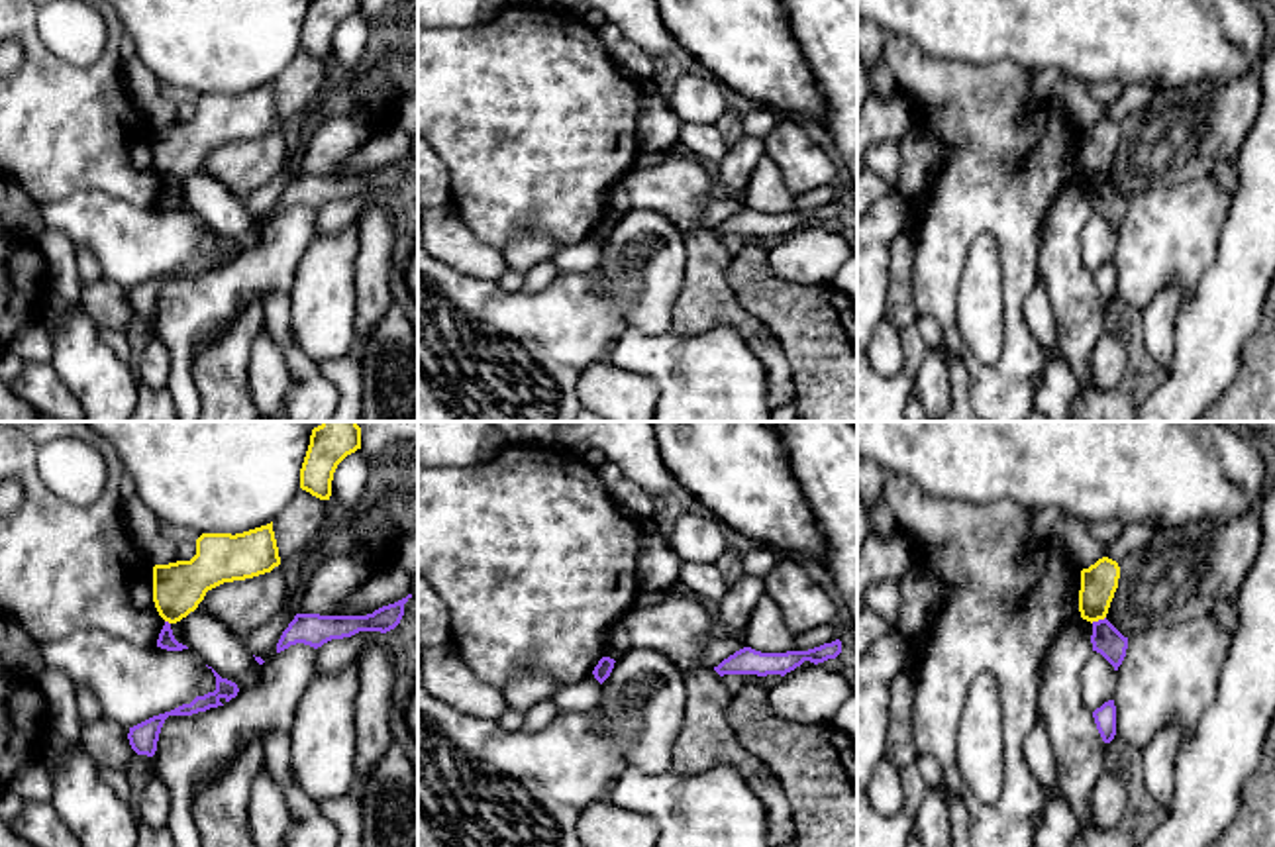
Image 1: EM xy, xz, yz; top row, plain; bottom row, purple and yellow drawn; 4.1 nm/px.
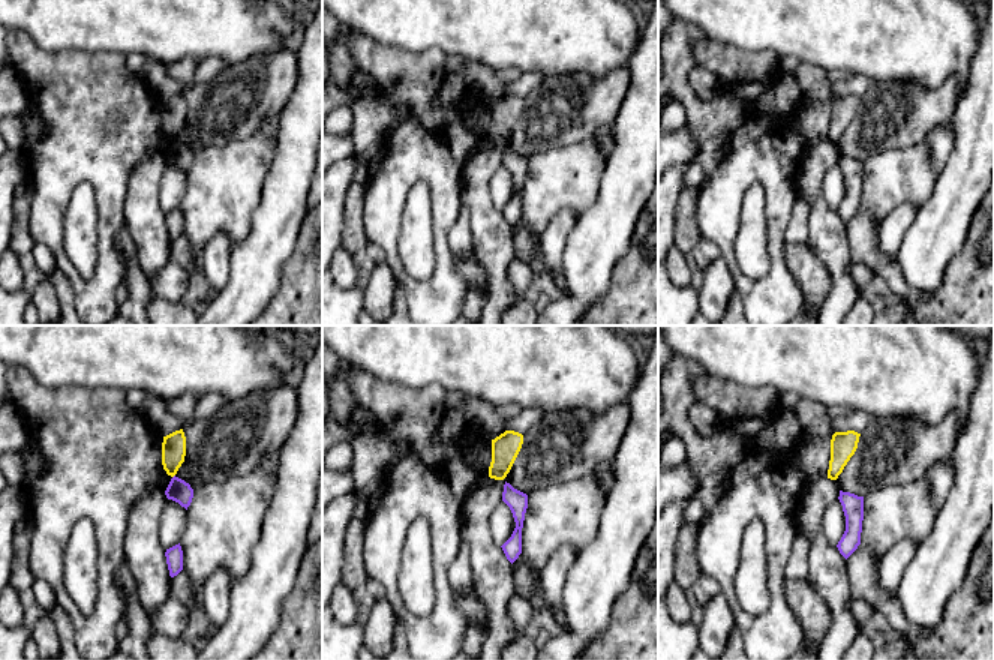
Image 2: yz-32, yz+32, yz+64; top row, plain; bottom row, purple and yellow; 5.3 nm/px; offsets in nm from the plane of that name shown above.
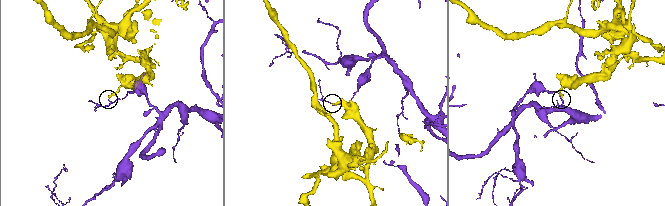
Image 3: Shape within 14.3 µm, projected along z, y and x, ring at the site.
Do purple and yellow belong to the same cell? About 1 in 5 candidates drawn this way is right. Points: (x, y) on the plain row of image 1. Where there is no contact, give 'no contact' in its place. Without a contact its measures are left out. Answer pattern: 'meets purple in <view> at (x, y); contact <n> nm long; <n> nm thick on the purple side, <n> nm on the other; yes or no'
meets purple in yz at (1099, 181); contact 70 nm long; 120 nm thick on the purple side, 150 nm on the other; no

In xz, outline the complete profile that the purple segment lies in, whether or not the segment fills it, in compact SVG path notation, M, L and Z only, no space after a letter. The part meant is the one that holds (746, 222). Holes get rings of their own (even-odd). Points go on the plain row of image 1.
M836 200L832 204L824 204L820 208L808 210L808 212L787 212L787 214L761 214L751 208L743 208L724 220L714 231L724 235L781 235L794 231L804 222L810 222L814 225L824 224L828 220L836 220L842 214L842 202Z

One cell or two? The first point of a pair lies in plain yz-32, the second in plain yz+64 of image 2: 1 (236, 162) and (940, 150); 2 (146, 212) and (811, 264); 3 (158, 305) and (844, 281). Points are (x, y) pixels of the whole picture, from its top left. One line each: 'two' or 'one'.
1: two
2: two
3: two

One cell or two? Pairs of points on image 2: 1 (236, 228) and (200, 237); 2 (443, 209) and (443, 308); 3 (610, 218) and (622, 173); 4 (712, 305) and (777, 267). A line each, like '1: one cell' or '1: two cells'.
1: one cell
2: one cell
3: one cell
4: two cells

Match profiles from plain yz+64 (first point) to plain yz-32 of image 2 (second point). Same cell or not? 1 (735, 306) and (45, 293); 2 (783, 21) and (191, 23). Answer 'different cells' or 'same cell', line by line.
1: different cells
2: same cell

